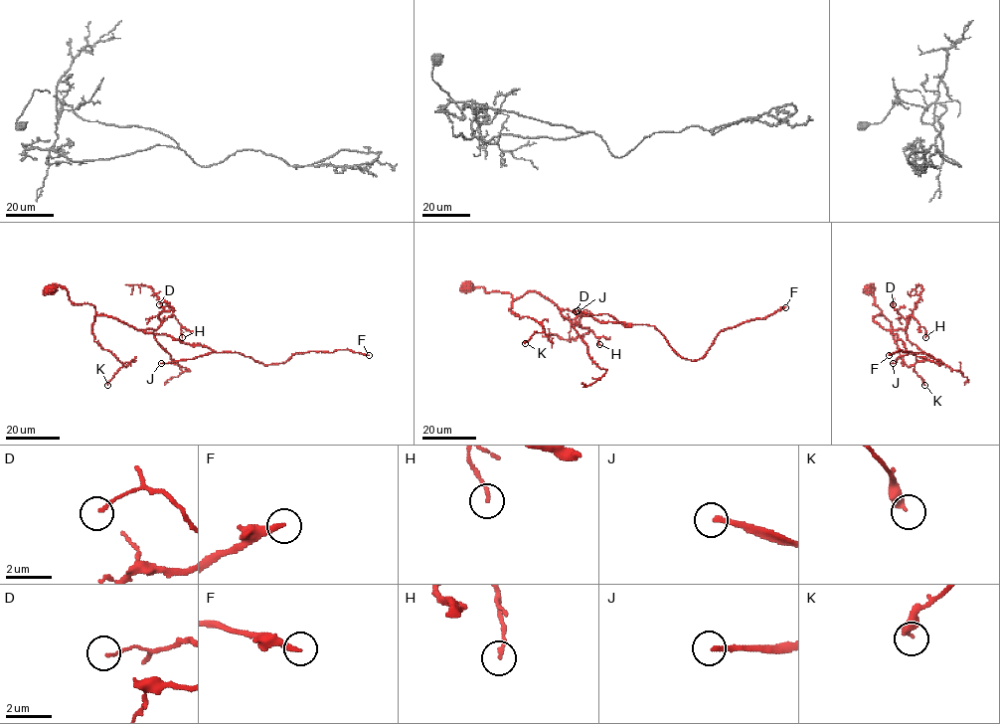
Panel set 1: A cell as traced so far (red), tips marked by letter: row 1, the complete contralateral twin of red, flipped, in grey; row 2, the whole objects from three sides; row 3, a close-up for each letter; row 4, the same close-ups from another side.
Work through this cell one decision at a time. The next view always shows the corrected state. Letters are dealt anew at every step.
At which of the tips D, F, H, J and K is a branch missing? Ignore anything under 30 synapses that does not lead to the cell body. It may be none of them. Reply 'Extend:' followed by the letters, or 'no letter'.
Extend: F, J

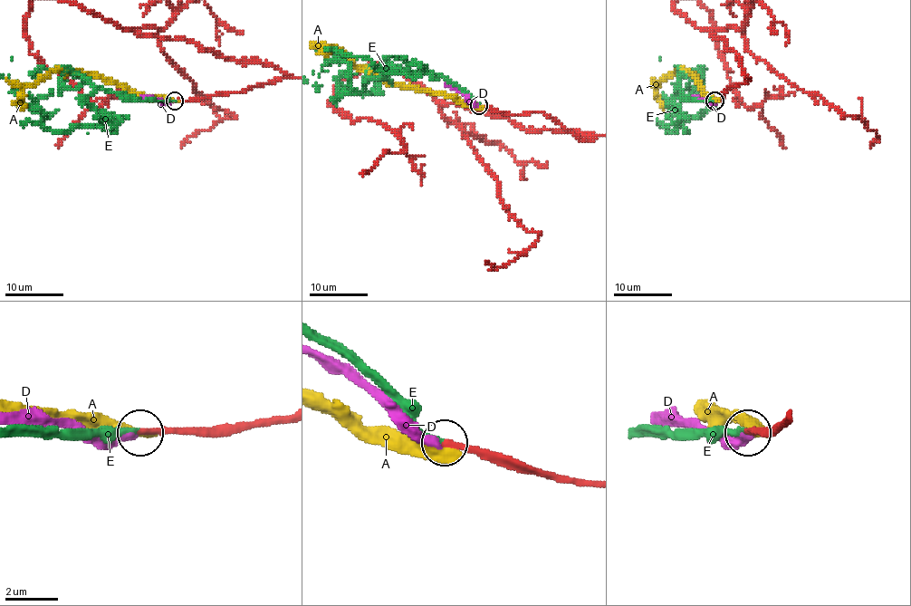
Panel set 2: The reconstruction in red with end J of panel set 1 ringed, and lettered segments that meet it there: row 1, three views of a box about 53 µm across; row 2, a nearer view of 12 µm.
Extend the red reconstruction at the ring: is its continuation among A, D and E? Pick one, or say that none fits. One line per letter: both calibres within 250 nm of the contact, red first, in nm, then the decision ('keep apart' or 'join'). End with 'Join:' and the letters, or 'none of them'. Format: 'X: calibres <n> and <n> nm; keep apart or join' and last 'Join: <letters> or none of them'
A: calibres 280 and 440 nm; keep apart
D: calibres 220 and 220 nm; keep apart
E: calibres 220 and 260 nm; join
Join: E

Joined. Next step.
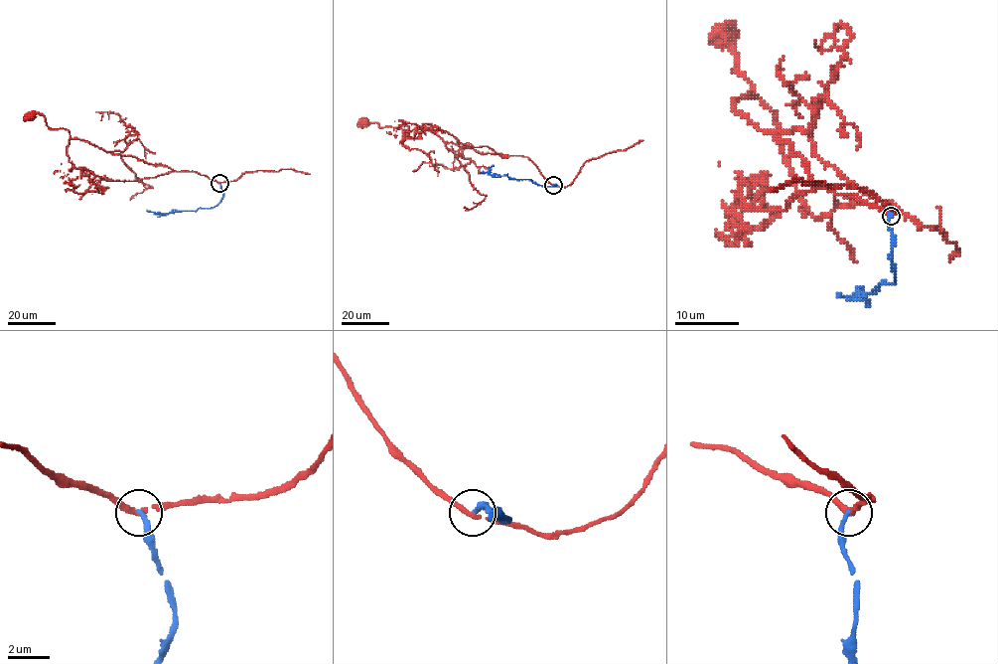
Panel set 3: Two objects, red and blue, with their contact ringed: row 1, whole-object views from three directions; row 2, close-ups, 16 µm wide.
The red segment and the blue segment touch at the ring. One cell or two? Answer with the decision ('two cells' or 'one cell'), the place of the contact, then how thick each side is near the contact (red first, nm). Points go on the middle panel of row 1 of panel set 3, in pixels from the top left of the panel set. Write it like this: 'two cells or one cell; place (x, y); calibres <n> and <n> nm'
two cells; place (553, 185); calibres 200 and 220 nm

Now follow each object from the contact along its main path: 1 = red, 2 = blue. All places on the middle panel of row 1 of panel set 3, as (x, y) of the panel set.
1: (553, 185), (526, 156), (481, 154), (471, 148), (446, 142), (422, 126), (403, 133), (399, 127), (361, 122)
2: (553, 185), (544, 186), (530, 180), (480, 172)

